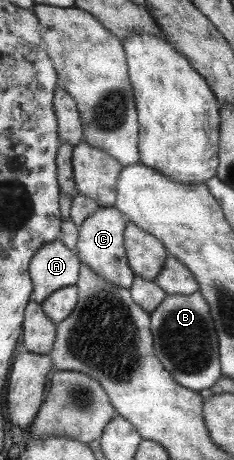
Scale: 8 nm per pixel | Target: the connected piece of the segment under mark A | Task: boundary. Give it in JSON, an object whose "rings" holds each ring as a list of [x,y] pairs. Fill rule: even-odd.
{"rings":[[[53,240],[39,248],[31,262],[35,292],[32,302],[43,304],[60,288],[72,287],[79,282],[81,264],[77,253],[62,240]]]}

